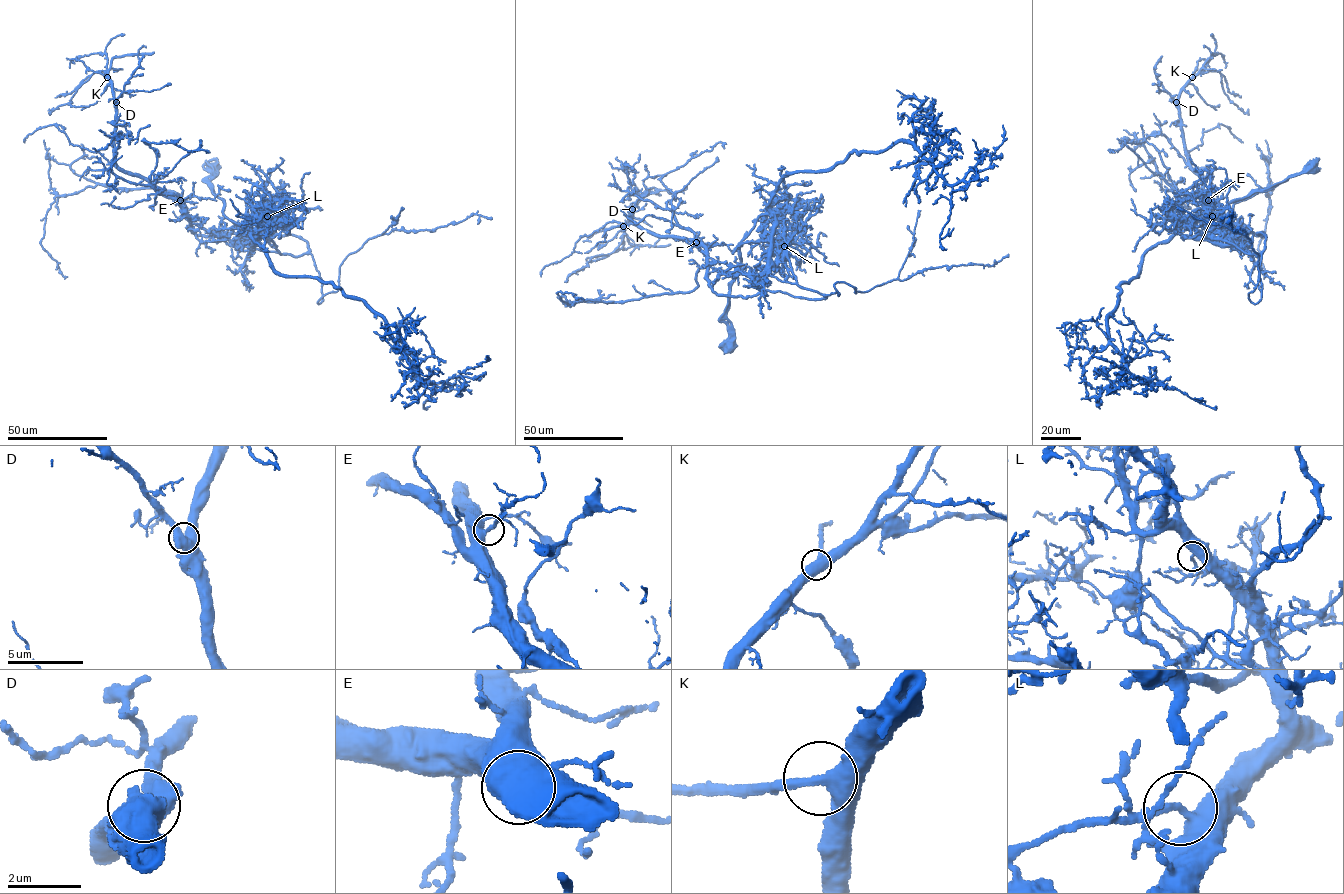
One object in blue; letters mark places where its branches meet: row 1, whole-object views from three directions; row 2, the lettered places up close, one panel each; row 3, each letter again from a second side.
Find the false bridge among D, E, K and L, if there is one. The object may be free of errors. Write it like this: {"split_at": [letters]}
{"split_at": ["L"]}

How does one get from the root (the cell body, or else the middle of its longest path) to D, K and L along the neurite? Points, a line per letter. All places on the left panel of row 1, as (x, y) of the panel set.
D: (214, 168), (223, 213), (258, 235), (250, 246), (192, 223), (176, 200), (118, 166), (116, 102)
K: (214, 168), (223, 213), (258, 235), (250, 246), (192, 223), (176, 200), (118, 166), (107, 77)
L: (214, 168), (210, 182), (226, 217), (253, 231), (258, 218), (265, 221), (273, 212), (267, 216)

